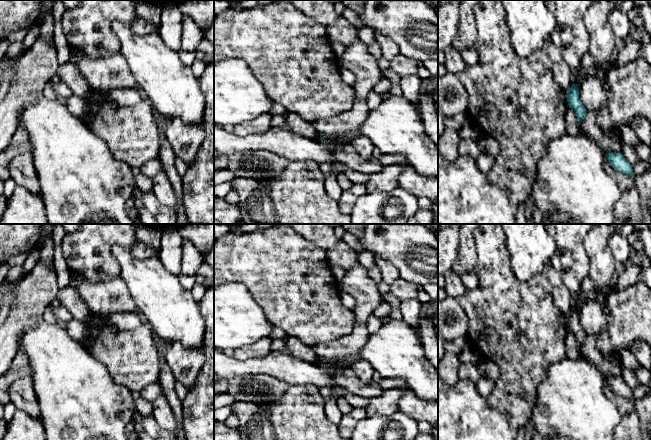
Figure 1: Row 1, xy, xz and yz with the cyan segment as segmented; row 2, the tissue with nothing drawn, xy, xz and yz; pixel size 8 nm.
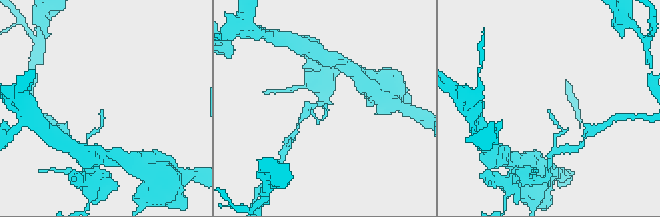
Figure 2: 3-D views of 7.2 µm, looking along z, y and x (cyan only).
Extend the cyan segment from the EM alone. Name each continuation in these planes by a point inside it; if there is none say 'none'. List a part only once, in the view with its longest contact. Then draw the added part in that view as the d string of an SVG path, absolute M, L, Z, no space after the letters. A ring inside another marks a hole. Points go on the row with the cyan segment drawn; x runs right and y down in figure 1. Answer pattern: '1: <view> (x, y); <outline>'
none

